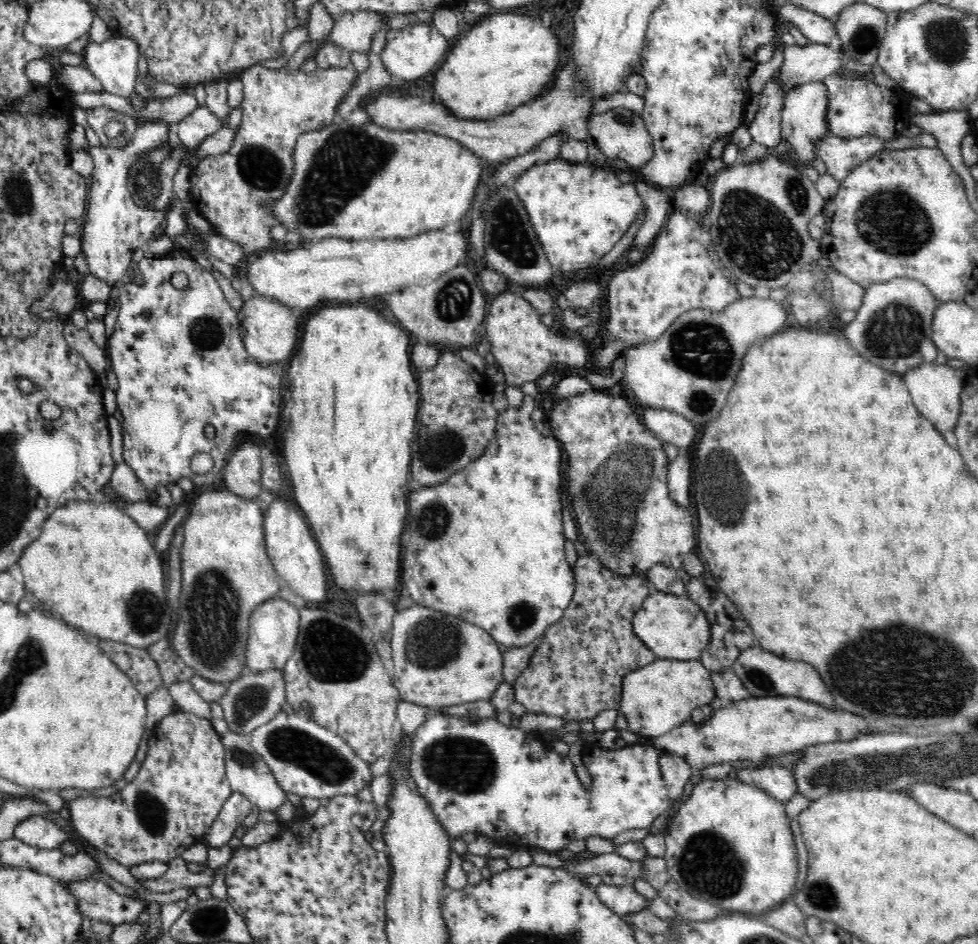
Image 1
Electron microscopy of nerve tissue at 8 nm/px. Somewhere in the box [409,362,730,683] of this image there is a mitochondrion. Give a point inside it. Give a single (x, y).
(614, 492)

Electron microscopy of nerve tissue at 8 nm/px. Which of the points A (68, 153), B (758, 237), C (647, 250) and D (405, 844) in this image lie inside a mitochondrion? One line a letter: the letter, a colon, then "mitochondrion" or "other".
A: other
B: mitochondrion
C: other
D: other

